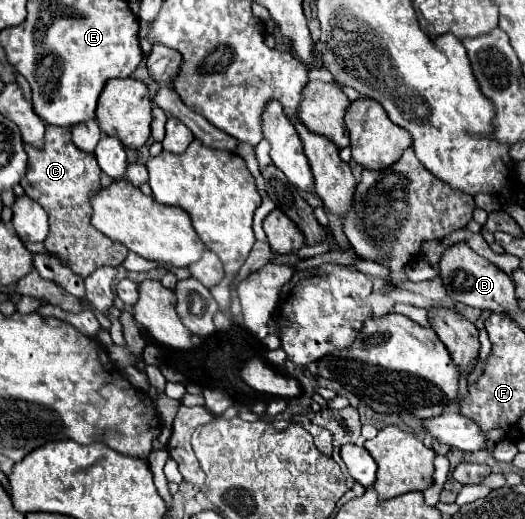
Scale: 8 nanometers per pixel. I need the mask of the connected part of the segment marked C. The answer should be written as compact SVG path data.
M46 125L44 147L34 149L26 145L26 153L28 171L20 185L24 187L24 193L40 203L48 213L50 233L44 241L46 251L54 253L62 263L66 263L68 269L72 269L82 279L86 279L100 267L118 267L126 259L128 249L102 235L90 223L90 193L100 187L100 167L94 155L86 155L72 143L70 129L54 125Z

